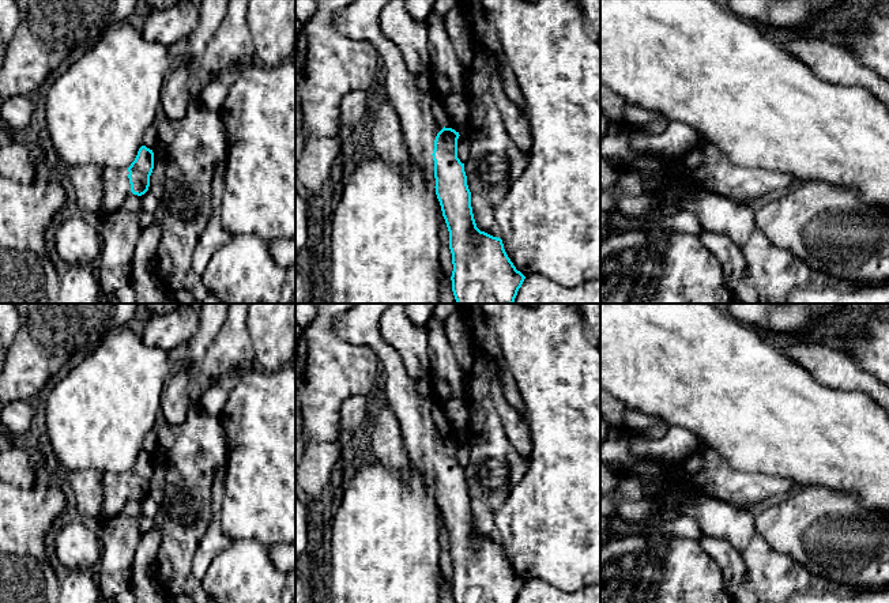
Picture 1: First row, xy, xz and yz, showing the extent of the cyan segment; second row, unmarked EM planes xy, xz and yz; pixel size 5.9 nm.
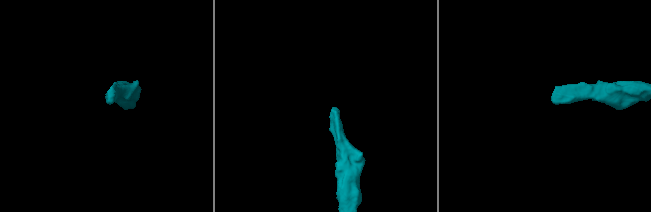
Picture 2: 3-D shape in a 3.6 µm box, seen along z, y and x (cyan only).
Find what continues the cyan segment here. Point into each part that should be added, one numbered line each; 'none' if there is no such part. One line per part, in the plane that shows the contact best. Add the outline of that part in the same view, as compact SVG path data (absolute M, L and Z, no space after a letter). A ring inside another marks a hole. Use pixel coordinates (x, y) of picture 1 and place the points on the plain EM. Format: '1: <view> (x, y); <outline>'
1: xz (413, 402); M358 304L344 313L336 323L338 336L349 343L370 347L378 357L381 372L385 374L387 406L395 414L402 438L411 466L423 472L427 479L433 479L433 455L437 438L444 433L440 418L440 403L432 388L432 378L411 378L407 369L392 346L381 336L380 321L389 304Z

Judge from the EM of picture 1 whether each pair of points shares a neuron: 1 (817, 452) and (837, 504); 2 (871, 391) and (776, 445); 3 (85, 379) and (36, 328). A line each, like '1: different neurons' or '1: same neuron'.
1: different neurons
2: different neurons
3: different neurons

